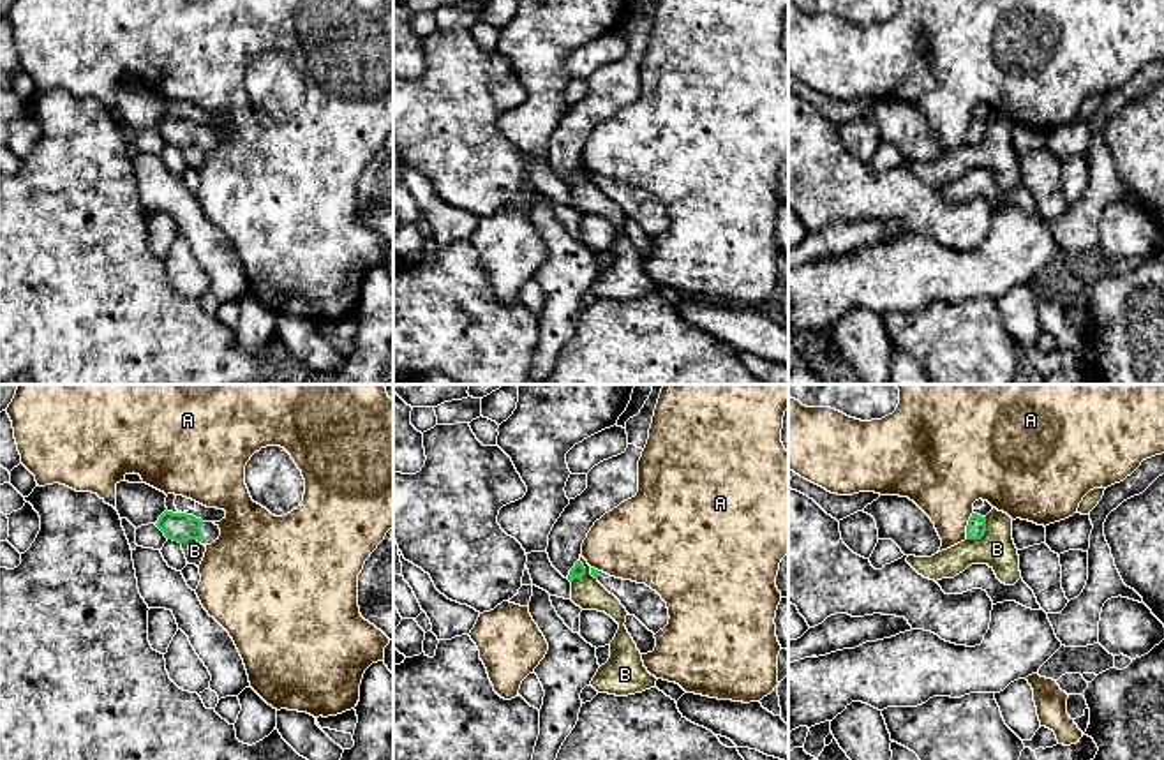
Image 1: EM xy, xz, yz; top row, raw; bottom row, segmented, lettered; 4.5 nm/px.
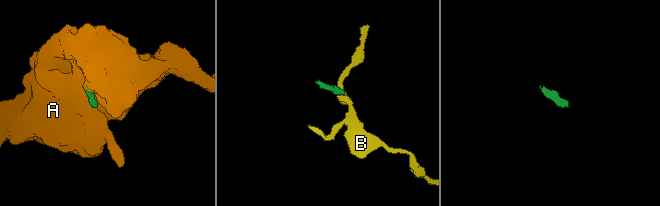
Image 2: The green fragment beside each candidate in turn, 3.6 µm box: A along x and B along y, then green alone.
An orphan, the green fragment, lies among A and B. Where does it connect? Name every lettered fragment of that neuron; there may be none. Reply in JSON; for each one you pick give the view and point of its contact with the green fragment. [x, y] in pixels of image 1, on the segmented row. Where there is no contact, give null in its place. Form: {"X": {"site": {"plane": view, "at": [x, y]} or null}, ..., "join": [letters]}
{"join": []}

